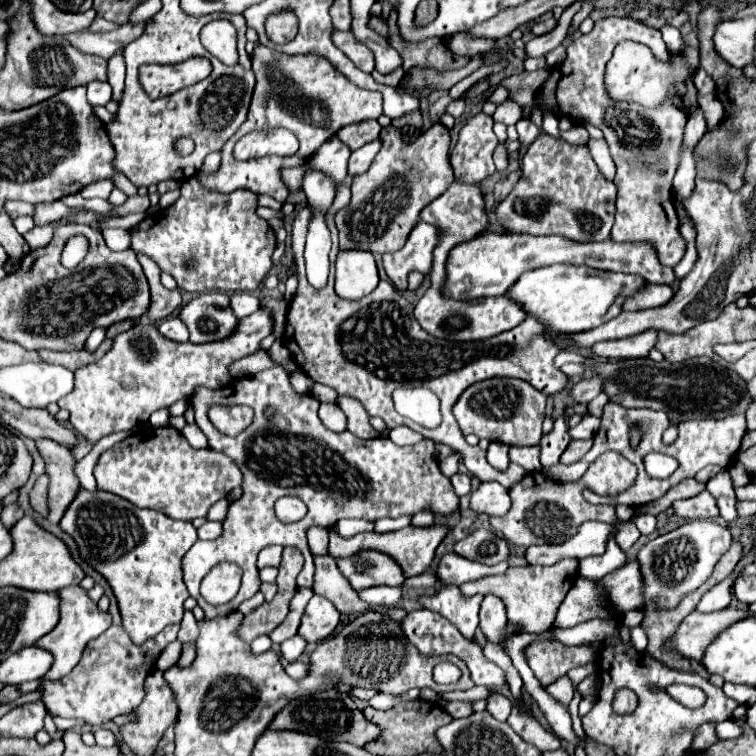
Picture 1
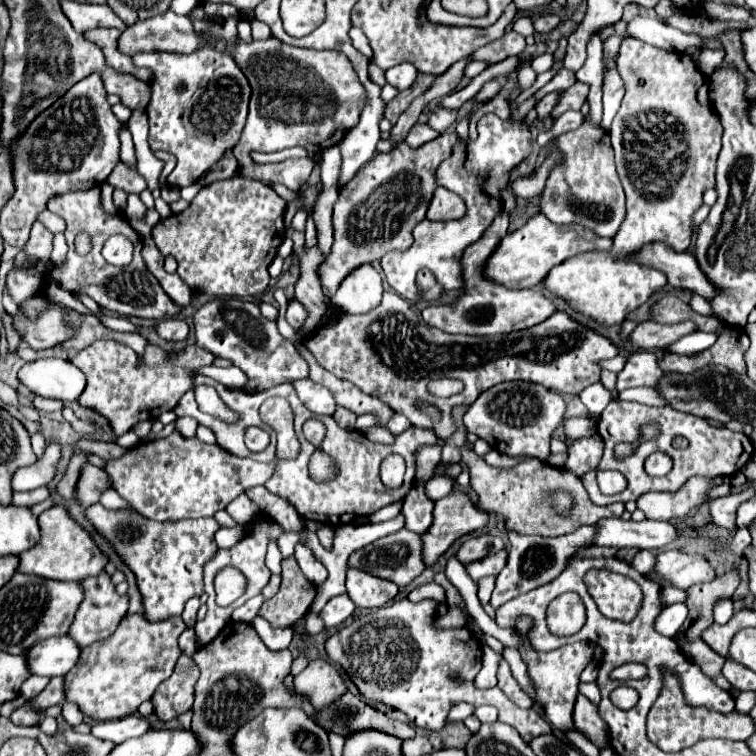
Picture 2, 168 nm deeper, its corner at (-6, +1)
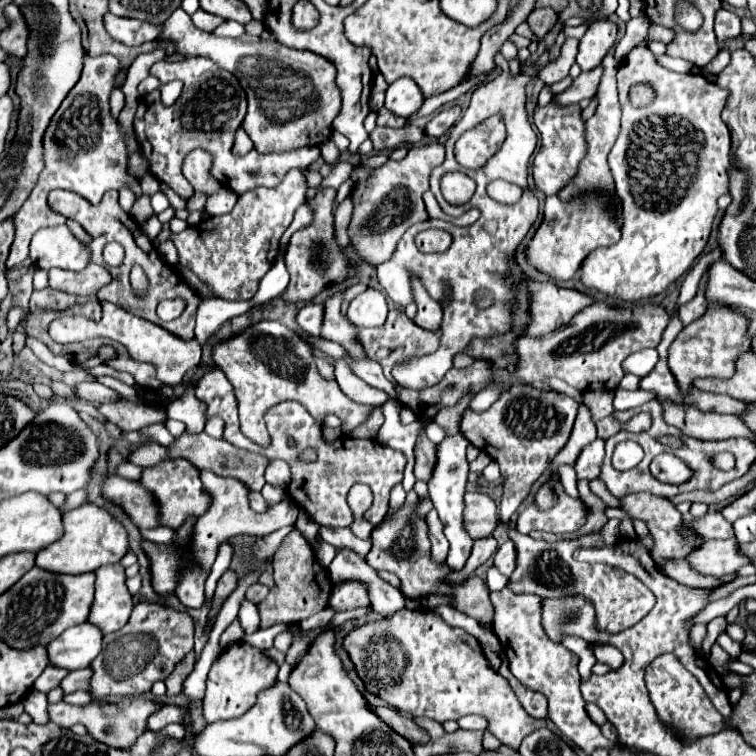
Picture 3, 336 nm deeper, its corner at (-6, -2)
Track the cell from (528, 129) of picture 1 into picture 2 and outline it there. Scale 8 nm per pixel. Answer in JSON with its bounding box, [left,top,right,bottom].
[537,93,559,121]

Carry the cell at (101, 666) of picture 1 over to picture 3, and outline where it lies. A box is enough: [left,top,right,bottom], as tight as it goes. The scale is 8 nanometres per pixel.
[91,602,195,700]

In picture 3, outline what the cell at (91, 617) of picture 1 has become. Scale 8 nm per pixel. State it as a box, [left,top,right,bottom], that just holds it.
[89,562,133,634]

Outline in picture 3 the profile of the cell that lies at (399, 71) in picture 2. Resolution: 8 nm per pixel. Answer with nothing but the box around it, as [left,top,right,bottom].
[385,78,423,118]

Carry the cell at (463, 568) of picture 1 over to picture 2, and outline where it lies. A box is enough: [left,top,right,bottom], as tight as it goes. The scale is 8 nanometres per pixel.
[467,551,507,581]

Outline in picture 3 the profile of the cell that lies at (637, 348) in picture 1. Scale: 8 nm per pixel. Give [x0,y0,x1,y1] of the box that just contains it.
[669,302,751,394]

